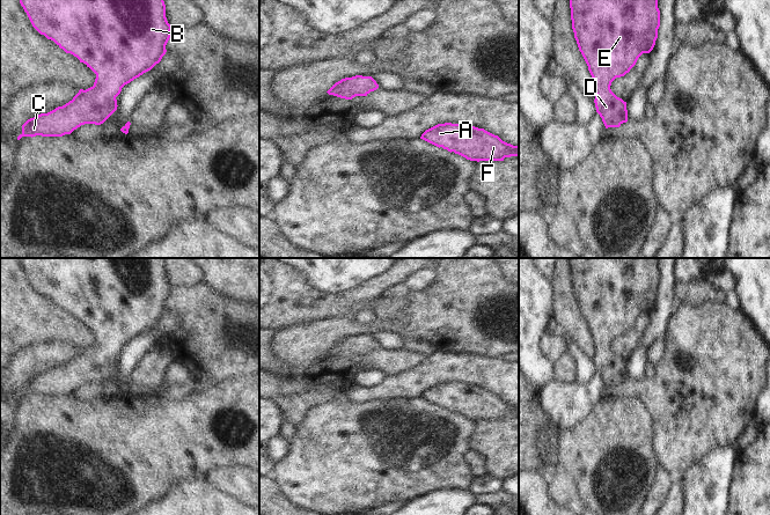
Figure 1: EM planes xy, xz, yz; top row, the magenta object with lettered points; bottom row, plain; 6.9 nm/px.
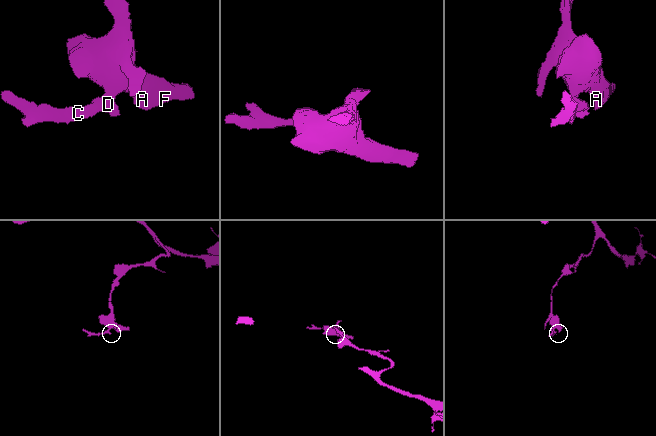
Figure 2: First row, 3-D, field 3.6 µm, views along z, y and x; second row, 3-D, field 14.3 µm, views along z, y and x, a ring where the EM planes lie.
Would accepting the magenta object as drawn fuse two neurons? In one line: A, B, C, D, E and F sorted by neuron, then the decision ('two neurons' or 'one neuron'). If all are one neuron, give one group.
groups A B C D E F; one neuron

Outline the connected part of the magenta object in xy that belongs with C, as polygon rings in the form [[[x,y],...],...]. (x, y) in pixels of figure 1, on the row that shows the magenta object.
[[[20,0],[32,27],[47,39],[53,41],[66,53],[76,57],[95,74],[94,86],[79,93],[72,101],[58,106],[47,113],[41,113],[28,119],[22,125],[22,133],[17,137],[63,137],[71,134],[85,124],[103,124],[116,110],[116,97],[122,88],[151,71],[166,54],[166,45],[170,38],[171,25],[166,17],[166,5],[163,0]]]

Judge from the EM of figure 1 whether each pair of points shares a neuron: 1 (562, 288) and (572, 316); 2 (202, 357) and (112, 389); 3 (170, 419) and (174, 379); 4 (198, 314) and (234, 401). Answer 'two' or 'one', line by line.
1: one
2: two
3: two
4: two

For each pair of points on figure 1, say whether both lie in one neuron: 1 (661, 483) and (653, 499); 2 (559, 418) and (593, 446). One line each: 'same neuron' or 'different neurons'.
1: same neuron
2: different neurons

